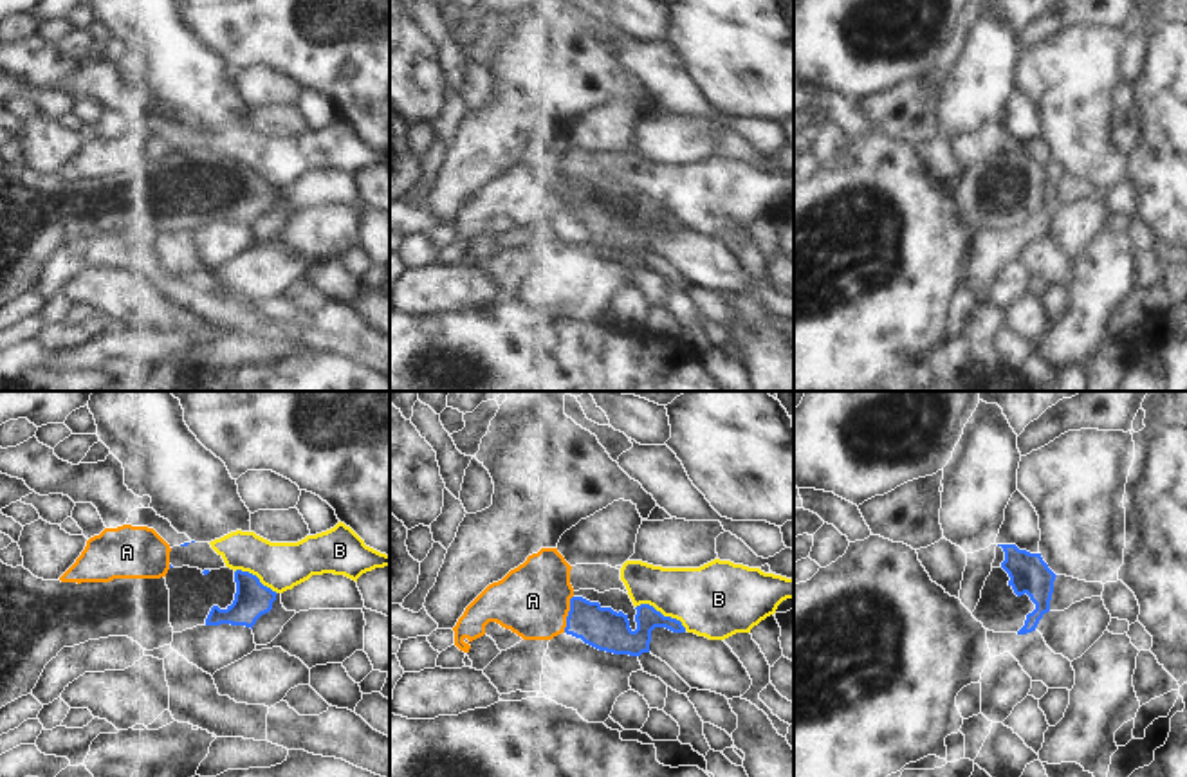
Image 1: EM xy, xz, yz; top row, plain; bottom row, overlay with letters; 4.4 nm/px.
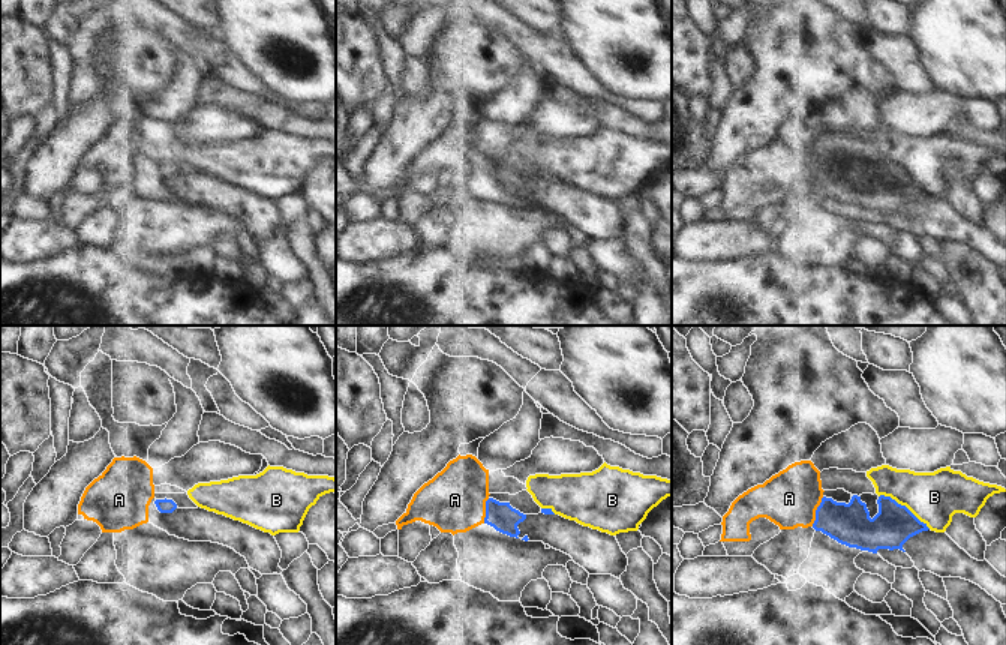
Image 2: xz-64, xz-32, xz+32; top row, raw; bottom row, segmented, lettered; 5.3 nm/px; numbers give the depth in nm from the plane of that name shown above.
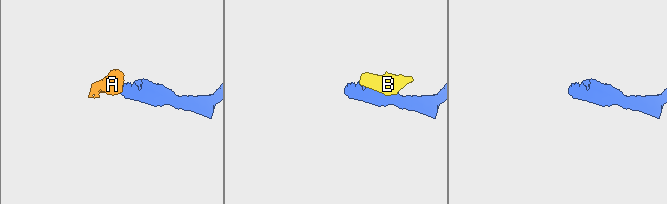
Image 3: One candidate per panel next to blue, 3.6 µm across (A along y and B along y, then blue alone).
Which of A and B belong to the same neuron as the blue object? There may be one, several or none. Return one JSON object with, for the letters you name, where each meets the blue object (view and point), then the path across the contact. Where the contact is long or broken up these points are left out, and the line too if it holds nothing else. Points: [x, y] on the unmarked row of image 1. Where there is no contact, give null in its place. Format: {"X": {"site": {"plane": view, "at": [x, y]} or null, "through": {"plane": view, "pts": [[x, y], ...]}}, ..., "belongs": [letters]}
{"belongs": []}

